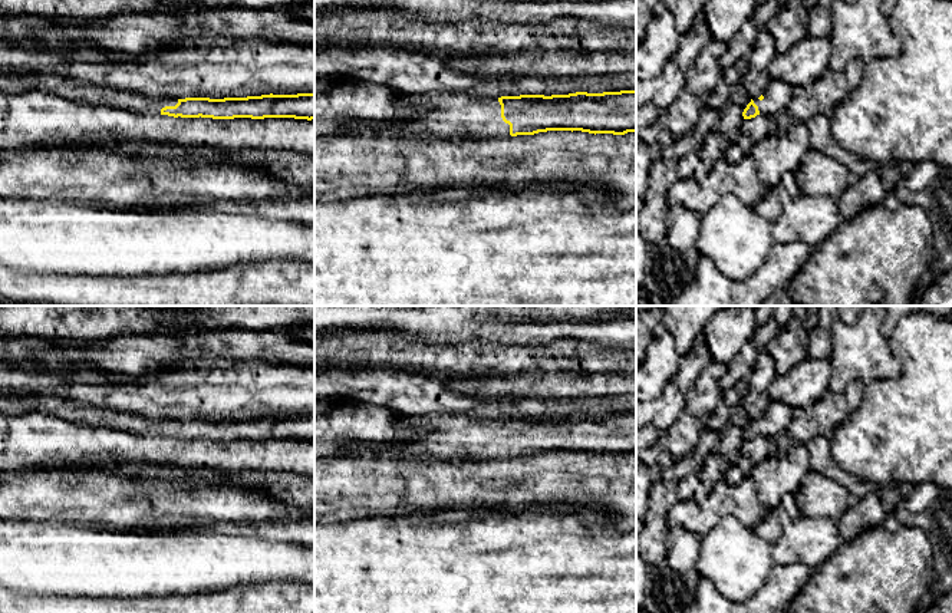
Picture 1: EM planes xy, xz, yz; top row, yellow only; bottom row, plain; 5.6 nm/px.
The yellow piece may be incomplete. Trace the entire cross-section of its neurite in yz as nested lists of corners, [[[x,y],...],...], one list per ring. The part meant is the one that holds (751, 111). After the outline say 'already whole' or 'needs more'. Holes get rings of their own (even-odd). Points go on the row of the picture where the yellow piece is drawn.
[[[771,79],[767,83],[764,93],[751,99],[742,112],[744,119],[755,118],[757,115],[765,115],[768,118],[775,116],[780,112],[787,111],[790,100],[793,98],[793,86],[788,83]]]; needs more

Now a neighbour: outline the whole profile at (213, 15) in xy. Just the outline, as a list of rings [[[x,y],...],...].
[[[208,6],[184,11],[121,13],[103,20],[45,20],[34,37],[52,47],[89,43],[128,55],[154,52],[185,37],[261,39],[314,43],[314,19],[293,19],[281,9]]]

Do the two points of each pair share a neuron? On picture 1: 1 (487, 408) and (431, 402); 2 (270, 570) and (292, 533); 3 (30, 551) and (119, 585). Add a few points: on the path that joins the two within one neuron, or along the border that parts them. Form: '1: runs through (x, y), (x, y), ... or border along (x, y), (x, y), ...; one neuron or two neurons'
1: runs through (473, 408), (464, 404), (445, 402); one neuron
2: border along (253, 536), (296, 541), (299, 544); two neurons
3: runs through (52, 557), (98, 563); one neuron

